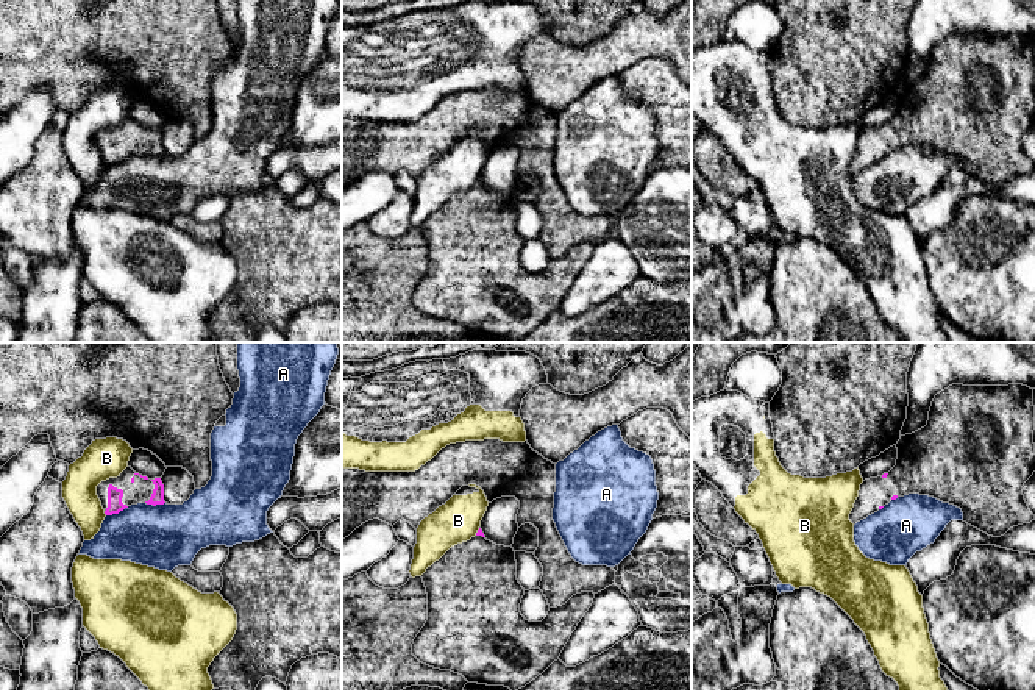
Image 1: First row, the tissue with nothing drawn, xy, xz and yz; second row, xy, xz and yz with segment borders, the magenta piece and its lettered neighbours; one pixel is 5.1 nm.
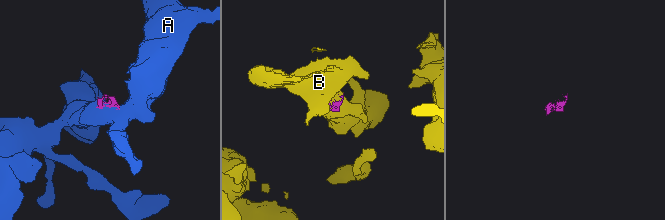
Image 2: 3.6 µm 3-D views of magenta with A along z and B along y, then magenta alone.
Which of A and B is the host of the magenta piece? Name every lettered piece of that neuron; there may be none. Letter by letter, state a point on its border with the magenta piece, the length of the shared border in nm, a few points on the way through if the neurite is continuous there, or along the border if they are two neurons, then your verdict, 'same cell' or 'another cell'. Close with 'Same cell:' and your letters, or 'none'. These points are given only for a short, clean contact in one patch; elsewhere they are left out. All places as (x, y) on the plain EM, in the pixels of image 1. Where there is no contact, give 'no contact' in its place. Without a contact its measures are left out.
A: xy (117, 163) | 130 nm | along xy (128, 156), (106, 166) | another cell
B: xy (105, 163) | 30 nm | along xy (103, 161), (106, 164) | another cell
Same cell: none

